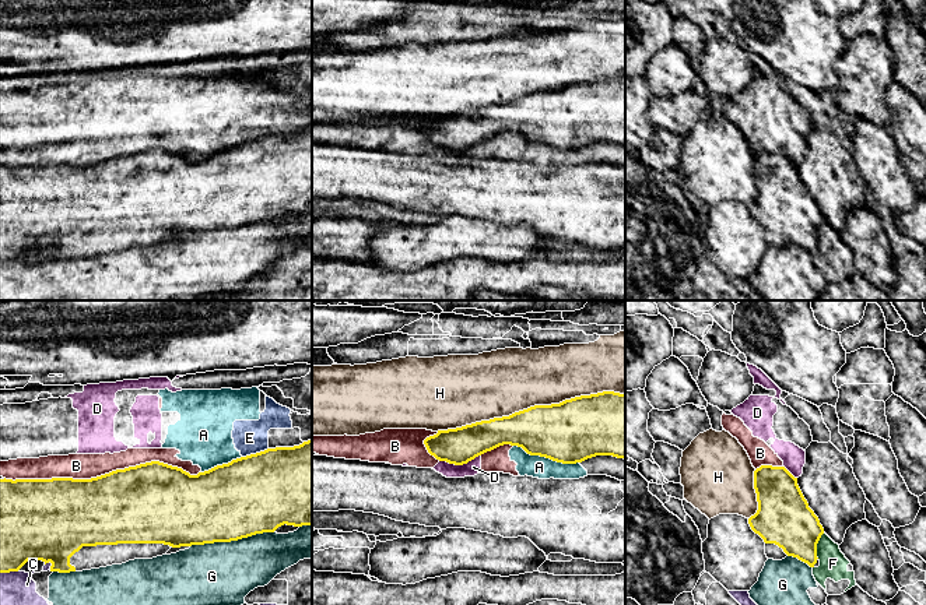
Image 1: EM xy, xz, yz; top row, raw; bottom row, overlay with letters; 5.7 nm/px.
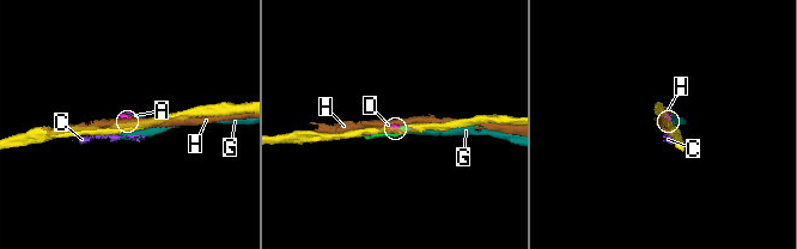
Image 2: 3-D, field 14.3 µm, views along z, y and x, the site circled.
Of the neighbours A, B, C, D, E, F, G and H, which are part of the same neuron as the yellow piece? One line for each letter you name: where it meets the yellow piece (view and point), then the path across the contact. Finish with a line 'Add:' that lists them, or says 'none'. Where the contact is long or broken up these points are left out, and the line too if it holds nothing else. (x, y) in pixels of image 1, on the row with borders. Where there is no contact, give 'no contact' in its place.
Add: none

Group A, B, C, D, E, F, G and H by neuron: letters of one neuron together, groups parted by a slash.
A B D E / C G / F / H

